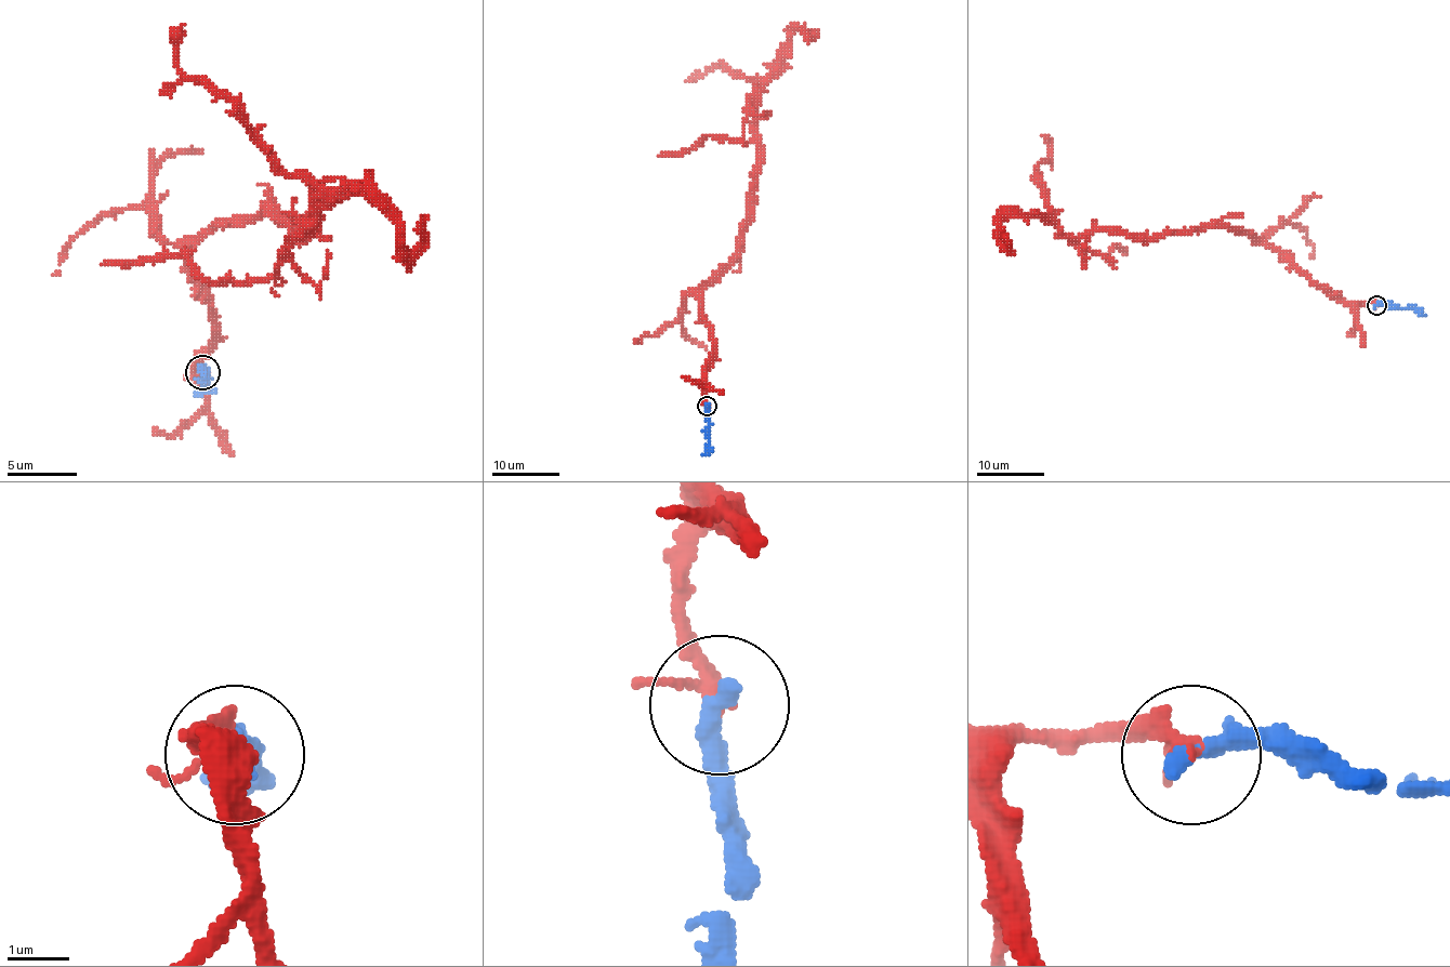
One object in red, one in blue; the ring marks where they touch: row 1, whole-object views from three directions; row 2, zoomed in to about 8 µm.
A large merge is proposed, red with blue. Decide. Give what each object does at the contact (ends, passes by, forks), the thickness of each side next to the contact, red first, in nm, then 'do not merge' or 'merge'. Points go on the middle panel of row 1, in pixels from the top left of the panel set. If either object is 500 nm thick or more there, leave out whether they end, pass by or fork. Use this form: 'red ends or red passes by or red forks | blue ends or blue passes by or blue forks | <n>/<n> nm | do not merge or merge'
red passes by | blue ends | 200/400 nm | merge

